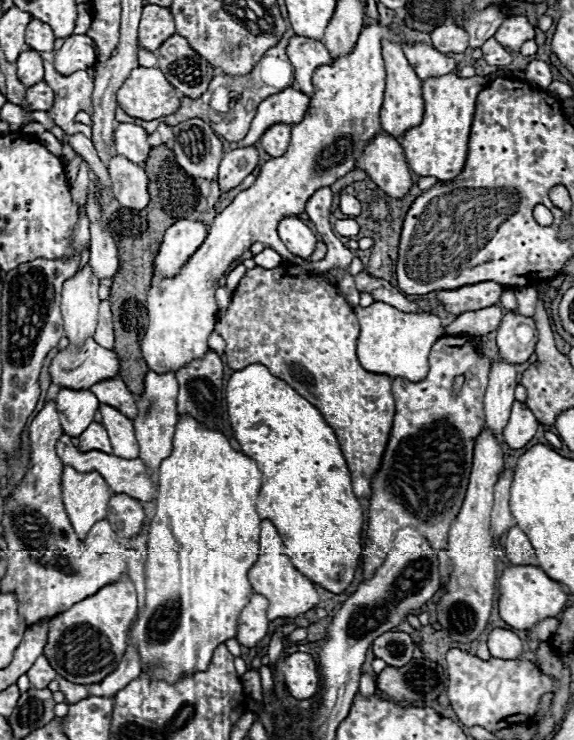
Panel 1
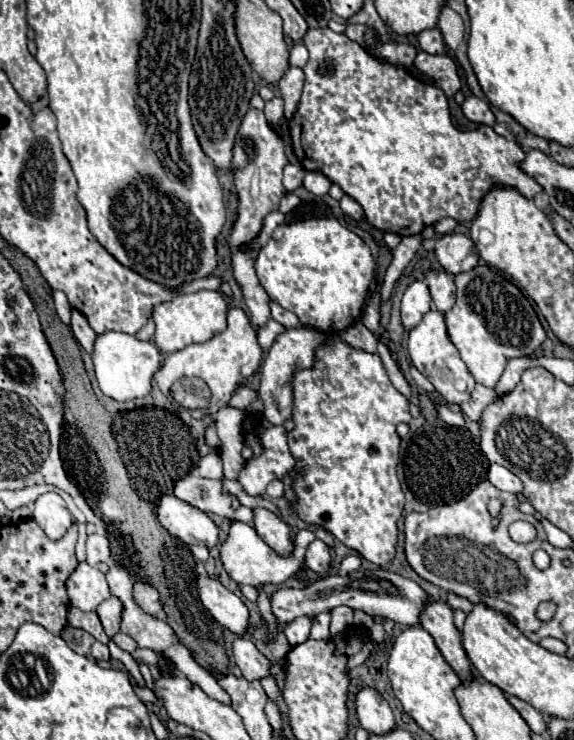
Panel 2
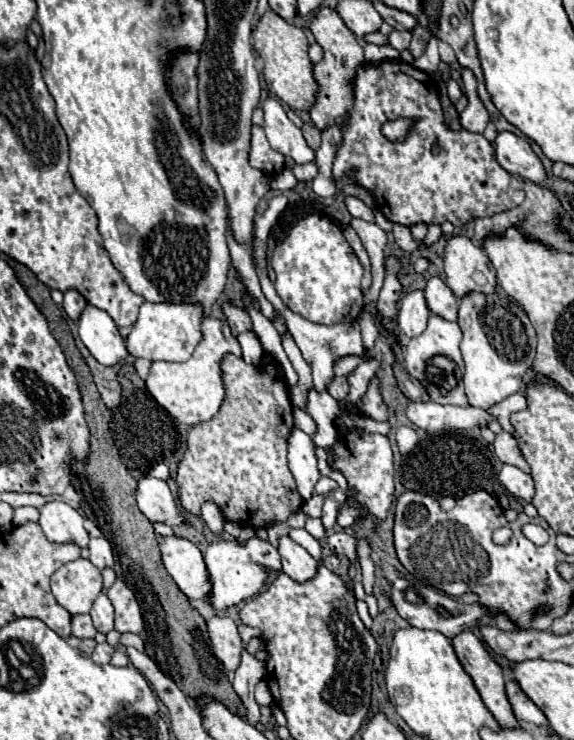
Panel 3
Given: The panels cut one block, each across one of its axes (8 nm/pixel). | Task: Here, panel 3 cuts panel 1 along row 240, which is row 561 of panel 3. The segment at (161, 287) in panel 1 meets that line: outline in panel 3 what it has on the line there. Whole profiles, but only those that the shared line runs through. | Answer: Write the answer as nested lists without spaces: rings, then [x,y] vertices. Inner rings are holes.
[[[258,538],[248,540],[244,546],[240,546],[238,542],[228,542],[228,540],[220,540],[216,544],[210,544],[208,550],[204,552],[204,562],[206,562],[208,578],[212,584],[206,600],[214,610],[226,610],[230,606],[240,604],[242,600],[256,596],[262,590],[268,574],[282,569],[277,549],[270,542],[258,540]],[[262,564],[266,564],[268,570],[264,570]]]

